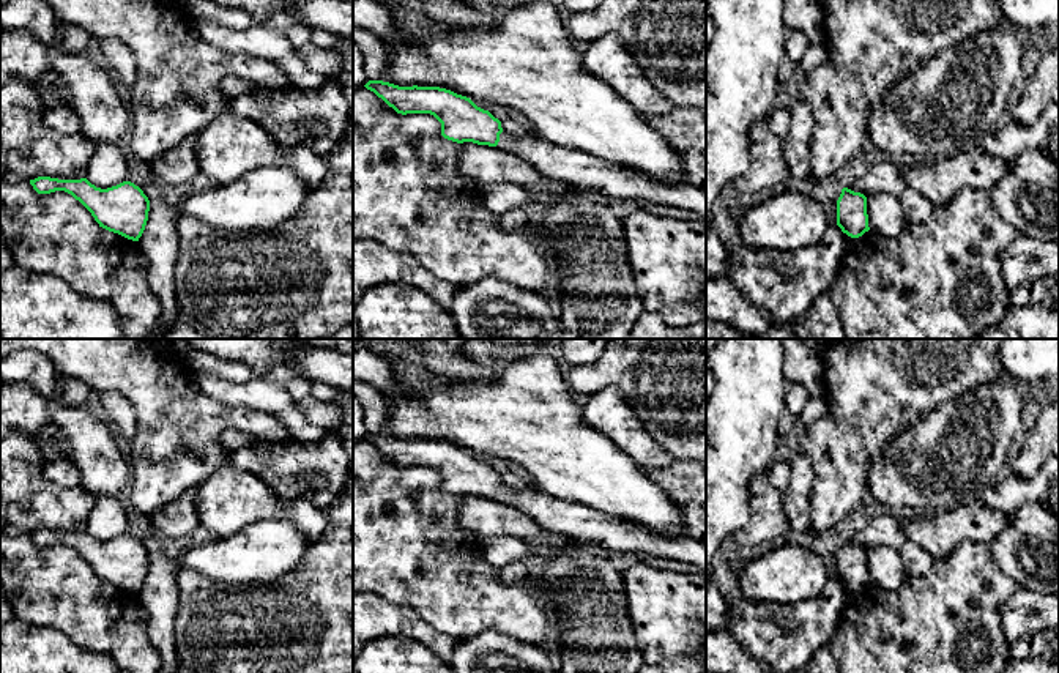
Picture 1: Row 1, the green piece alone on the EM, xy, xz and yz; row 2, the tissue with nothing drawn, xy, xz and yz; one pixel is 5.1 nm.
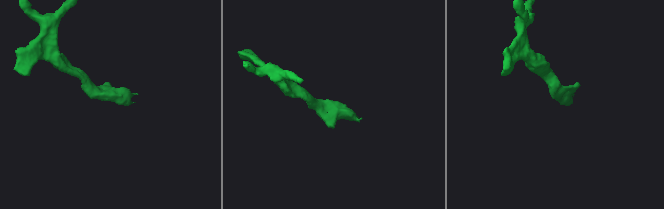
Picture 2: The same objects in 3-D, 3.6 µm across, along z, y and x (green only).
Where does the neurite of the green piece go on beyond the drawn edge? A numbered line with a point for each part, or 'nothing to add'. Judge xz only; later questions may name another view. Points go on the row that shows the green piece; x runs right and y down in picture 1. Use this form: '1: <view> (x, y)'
1: xz (613, 182)

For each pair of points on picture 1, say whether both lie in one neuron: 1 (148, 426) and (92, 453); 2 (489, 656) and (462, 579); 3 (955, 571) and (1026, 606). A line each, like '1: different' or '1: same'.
1: different
2: different
3: different

